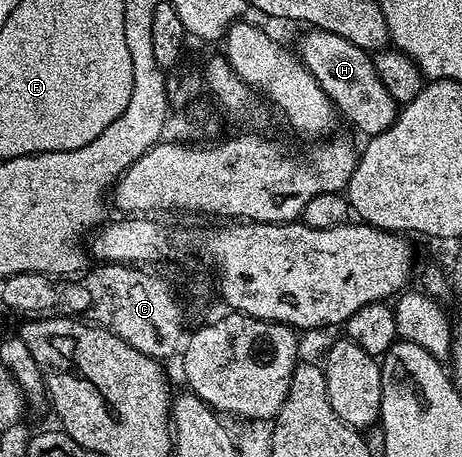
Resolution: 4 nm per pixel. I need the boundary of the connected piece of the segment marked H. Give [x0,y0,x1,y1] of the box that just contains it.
[299,27,399,138]

